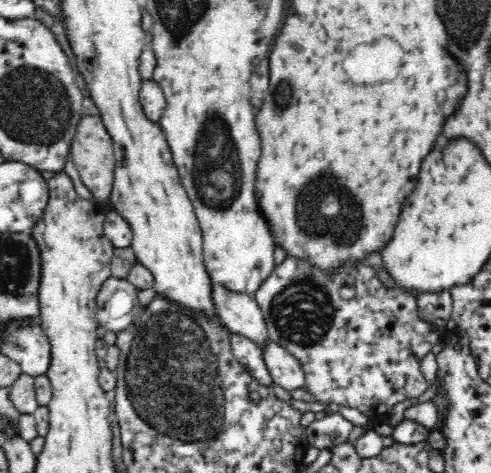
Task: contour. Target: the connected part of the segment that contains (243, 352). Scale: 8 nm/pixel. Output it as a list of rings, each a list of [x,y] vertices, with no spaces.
[[[232,333],[230,335],[231,349],[236,360],[243,365],[244,370],[250,373],[252,377],[260,381],[264,386],[270,388],[274,383],[269,370],[264,362],[264,355],[260,345],[241,334]]]

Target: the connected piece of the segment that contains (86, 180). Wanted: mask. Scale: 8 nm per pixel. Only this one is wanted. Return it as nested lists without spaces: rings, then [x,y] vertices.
[[[84,116],[78,124],[74,140],[71,144],[70,154],[77,169],[82,183],[100,203],[109,200],[115,175],[115,156],[113,151],[113,140],[107,133],[100,116]]]

